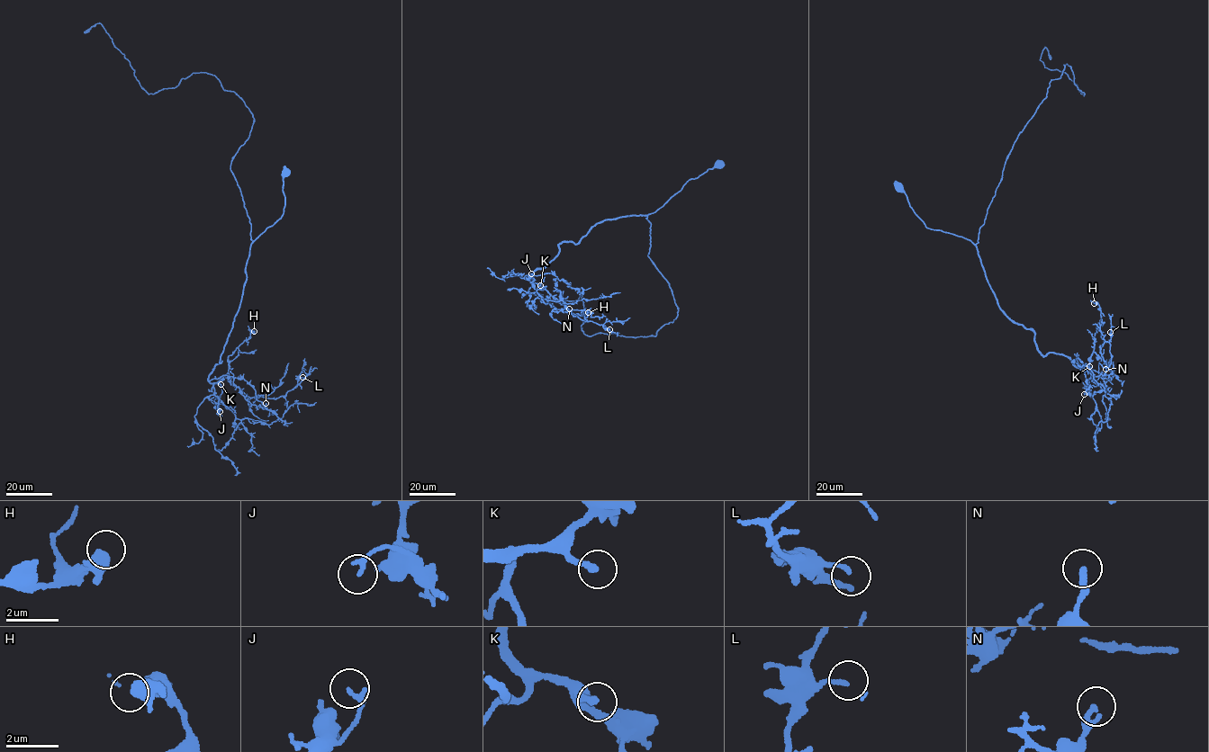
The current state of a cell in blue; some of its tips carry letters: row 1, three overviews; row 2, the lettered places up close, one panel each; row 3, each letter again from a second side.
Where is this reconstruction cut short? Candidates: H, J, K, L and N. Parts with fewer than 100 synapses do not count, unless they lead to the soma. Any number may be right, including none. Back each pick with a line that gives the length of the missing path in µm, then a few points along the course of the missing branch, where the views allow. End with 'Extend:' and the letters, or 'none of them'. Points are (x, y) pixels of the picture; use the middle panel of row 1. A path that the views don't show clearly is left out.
K: 100 µm | (540, 285), (555, 299), (588, 293), (592, 300), (600, 299), (613, 308), (668, 304)
Extend: K

